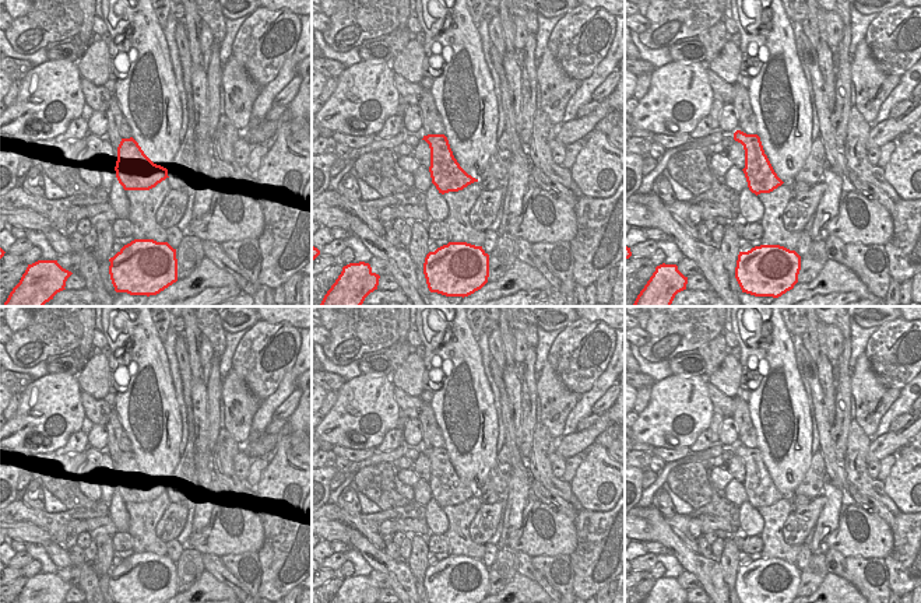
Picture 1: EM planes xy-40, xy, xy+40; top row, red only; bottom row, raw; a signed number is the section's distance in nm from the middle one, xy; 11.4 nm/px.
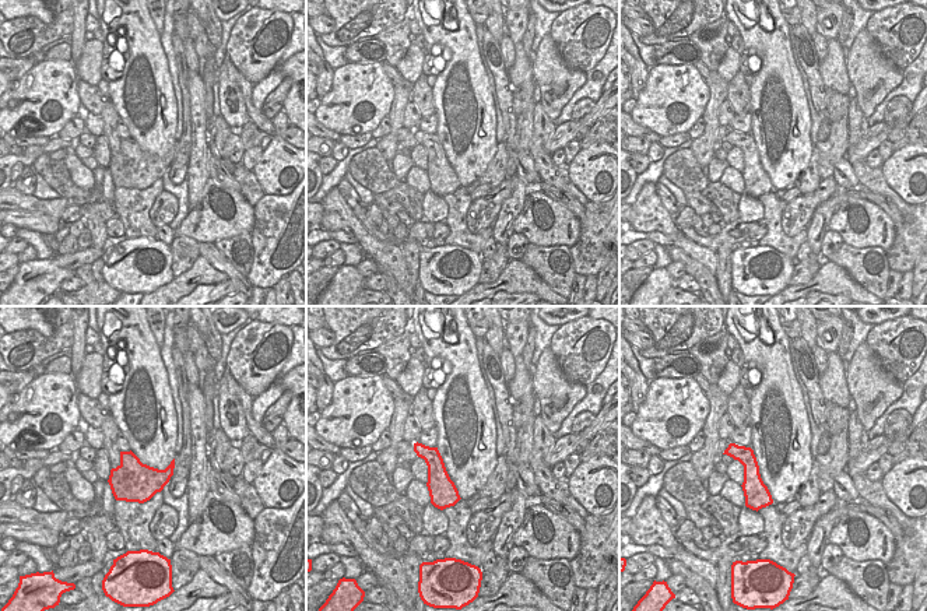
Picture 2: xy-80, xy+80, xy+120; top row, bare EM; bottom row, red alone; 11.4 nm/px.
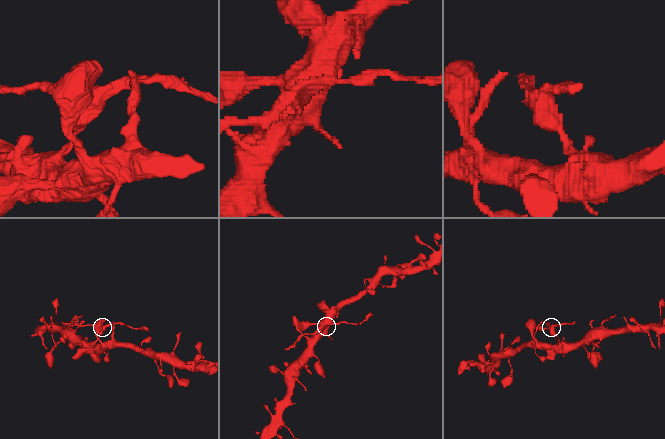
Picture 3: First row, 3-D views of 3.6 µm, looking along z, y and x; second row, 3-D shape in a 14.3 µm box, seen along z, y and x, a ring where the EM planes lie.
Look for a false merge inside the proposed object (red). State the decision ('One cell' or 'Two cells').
Two cells

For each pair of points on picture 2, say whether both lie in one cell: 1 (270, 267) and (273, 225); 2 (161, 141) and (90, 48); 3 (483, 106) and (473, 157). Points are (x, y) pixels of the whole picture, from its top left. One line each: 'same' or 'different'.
1: same
2: different
3: same

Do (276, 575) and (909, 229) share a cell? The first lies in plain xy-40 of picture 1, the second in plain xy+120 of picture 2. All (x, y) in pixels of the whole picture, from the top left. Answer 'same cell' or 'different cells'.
same cell

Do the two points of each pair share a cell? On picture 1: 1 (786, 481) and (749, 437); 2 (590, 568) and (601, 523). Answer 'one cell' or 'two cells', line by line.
1: two cells
2: one cell

